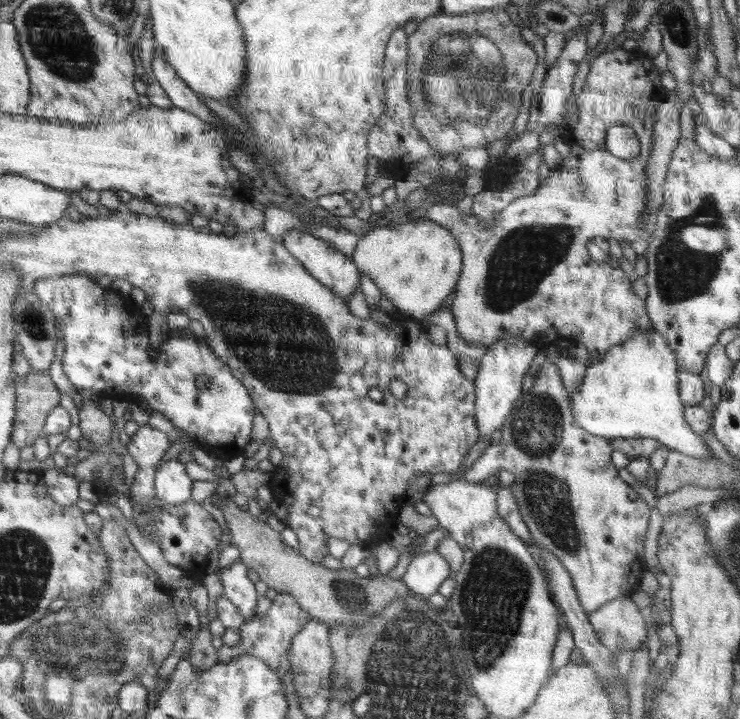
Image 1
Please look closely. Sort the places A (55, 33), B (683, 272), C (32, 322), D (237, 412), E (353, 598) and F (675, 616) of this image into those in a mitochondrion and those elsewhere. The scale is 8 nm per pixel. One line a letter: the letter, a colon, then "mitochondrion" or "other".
A: mitochondrion
B: mitochondrion
C: mitochondrion
D: other
E: mitochondrion
F: other

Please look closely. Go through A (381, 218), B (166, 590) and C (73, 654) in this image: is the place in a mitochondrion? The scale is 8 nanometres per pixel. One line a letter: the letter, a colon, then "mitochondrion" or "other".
A: other
B: other
C: mitochondrion

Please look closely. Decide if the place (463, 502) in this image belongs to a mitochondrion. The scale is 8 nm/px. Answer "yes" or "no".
no

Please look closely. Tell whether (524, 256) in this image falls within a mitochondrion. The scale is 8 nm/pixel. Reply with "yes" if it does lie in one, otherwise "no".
yes

